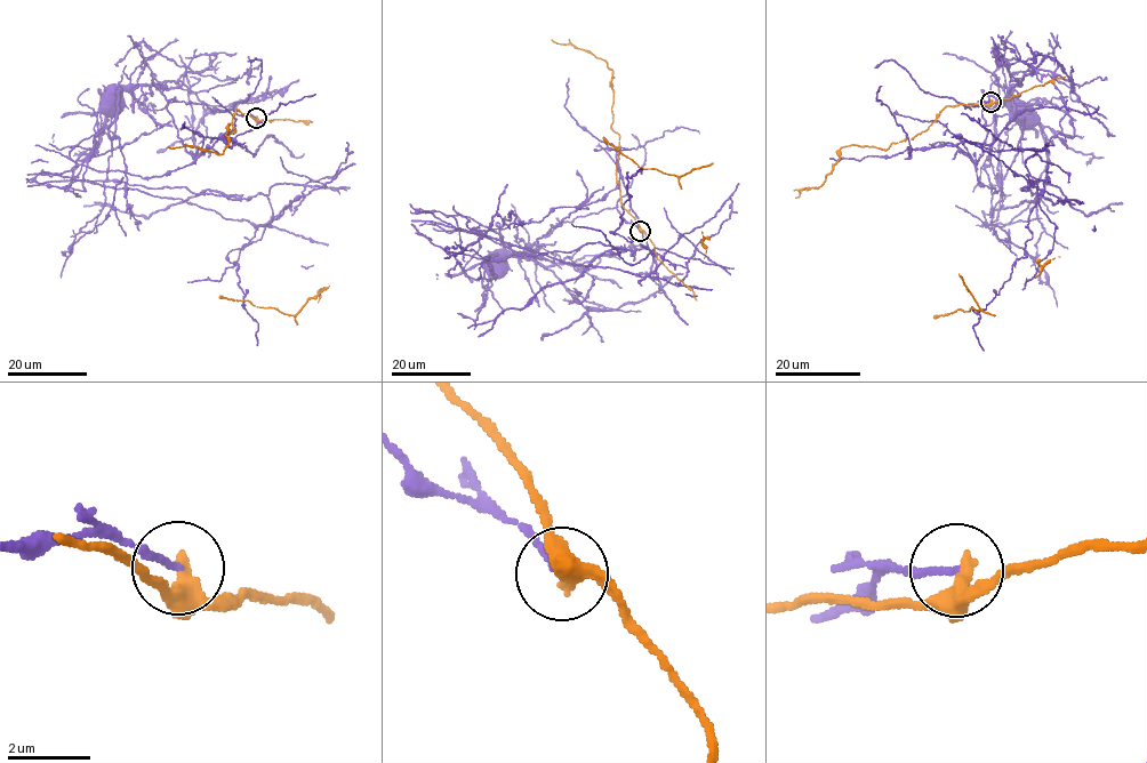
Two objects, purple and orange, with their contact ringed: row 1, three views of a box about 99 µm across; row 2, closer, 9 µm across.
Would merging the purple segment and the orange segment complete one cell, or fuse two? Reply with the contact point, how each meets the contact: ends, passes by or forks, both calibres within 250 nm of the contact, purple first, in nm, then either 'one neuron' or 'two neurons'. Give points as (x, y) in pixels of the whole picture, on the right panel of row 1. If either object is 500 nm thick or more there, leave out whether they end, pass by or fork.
at (991, 102); purple ends there; orange passes by; 160 nm thick on the purple side, 400 nm on the other; two neurons

